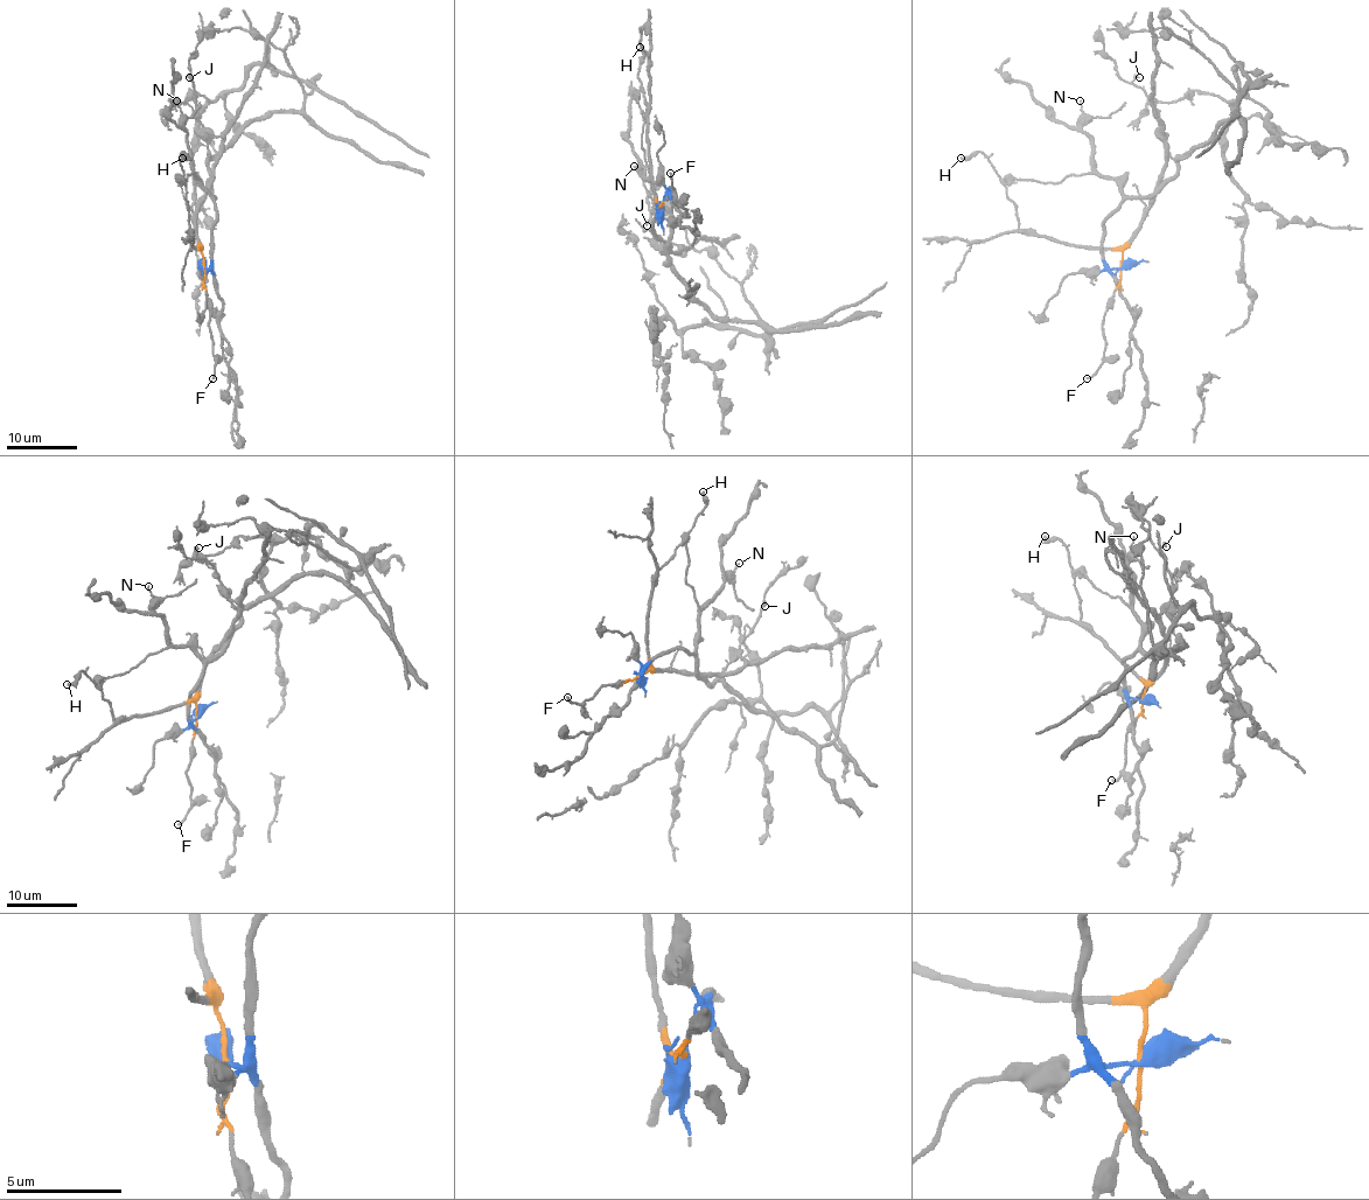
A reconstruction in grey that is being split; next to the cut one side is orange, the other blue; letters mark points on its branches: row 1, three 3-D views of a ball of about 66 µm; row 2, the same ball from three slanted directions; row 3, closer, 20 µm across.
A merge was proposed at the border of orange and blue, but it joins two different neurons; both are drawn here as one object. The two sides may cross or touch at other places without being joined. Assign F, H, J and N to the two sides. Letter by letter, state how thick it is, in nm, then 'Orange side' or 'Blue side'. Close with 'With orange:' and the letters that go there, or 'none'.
F: Thickness 170 nm. Orange side
H: Thickness 240 nm. Orange side
J: Thickness 200 nm. Orange side
N: Thickness 110 nm. Blue side
With orange: F, H, J

